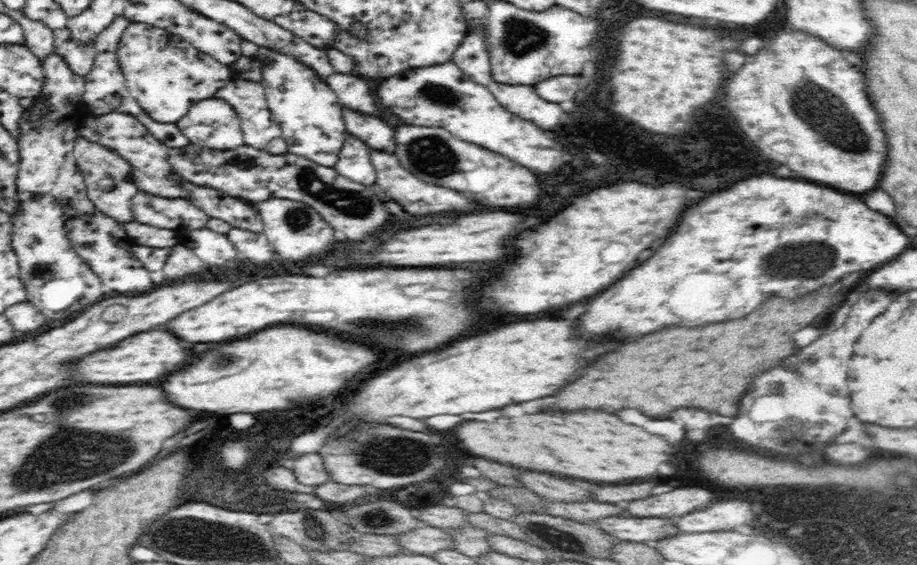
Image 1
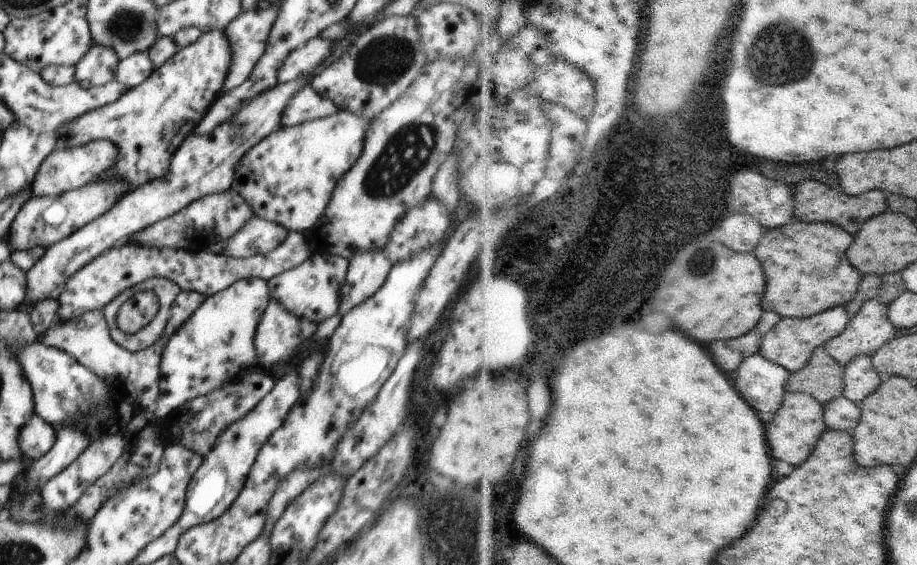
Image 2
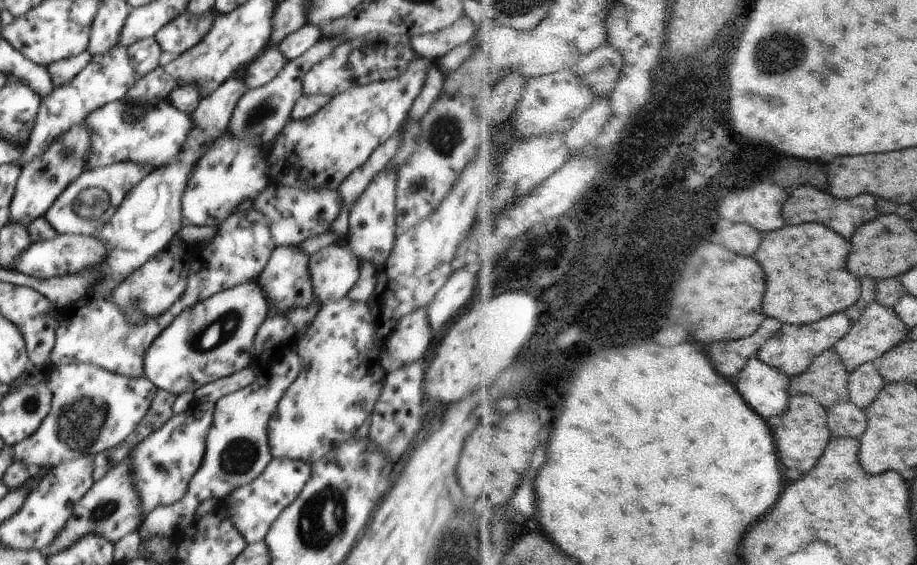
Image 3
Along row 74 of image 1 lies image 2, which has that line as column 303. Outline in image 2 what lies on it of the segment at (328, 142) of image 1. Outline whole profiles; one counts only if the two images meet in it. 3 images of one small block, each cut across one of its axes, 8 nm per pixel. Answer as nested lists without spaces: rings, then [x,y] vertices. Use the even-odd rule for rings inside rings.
[[[310,256],[304,264],[268,280],[269,296],[280,302],[288,312],[320,324],[338,312],[340,292],[348,267],[349,262],[340,256]]]

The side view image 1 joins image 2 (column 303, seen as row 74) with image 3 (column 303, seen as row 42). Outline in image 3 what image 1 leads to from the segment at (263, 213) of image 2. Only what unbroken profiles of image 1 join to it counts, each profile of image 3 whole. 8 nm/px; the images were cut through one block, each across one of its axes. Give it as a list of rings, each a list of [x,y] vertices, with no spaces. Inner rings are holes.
[[[420,54],[406,72],[395,79],[356,85],[333,96],[324,108],[320,108],[306,120],[290,120],[274,140],[268,156],[270,180],[278,180],[284,186],[298,188],[338,188],[357,168],[363,166],[372,152],[390,137],[396,136],[414,99],[420,94],[426,68],[426,59]]]

